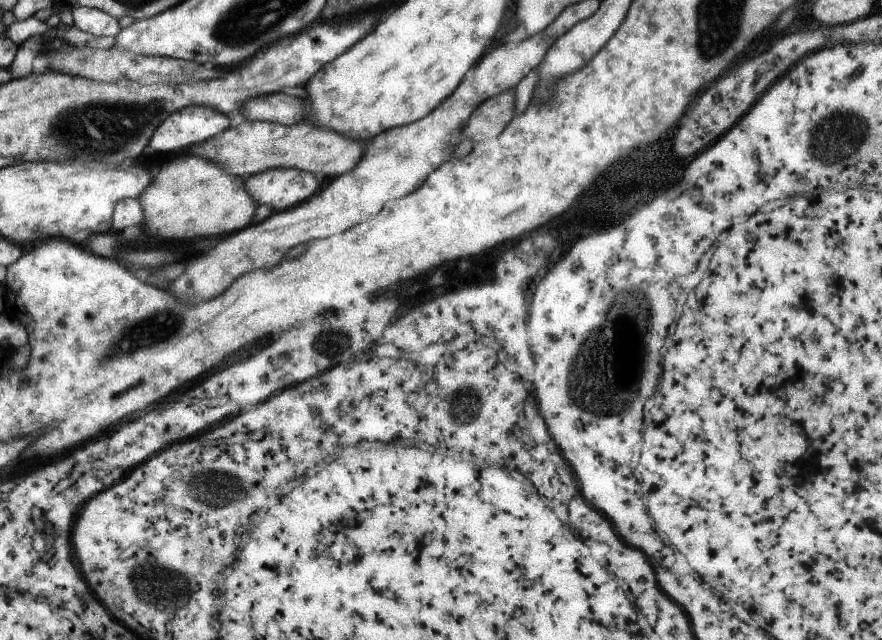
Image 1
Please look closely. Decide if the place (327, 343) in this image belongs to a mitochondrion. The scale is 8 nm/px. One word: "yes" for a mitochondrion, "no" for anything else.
yes

